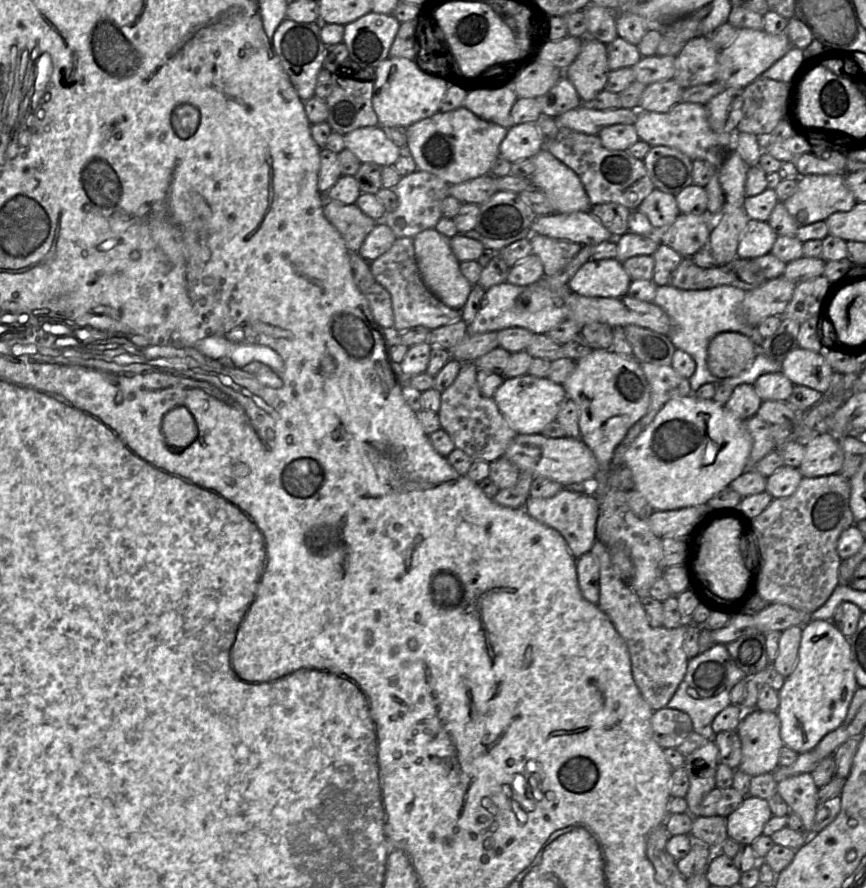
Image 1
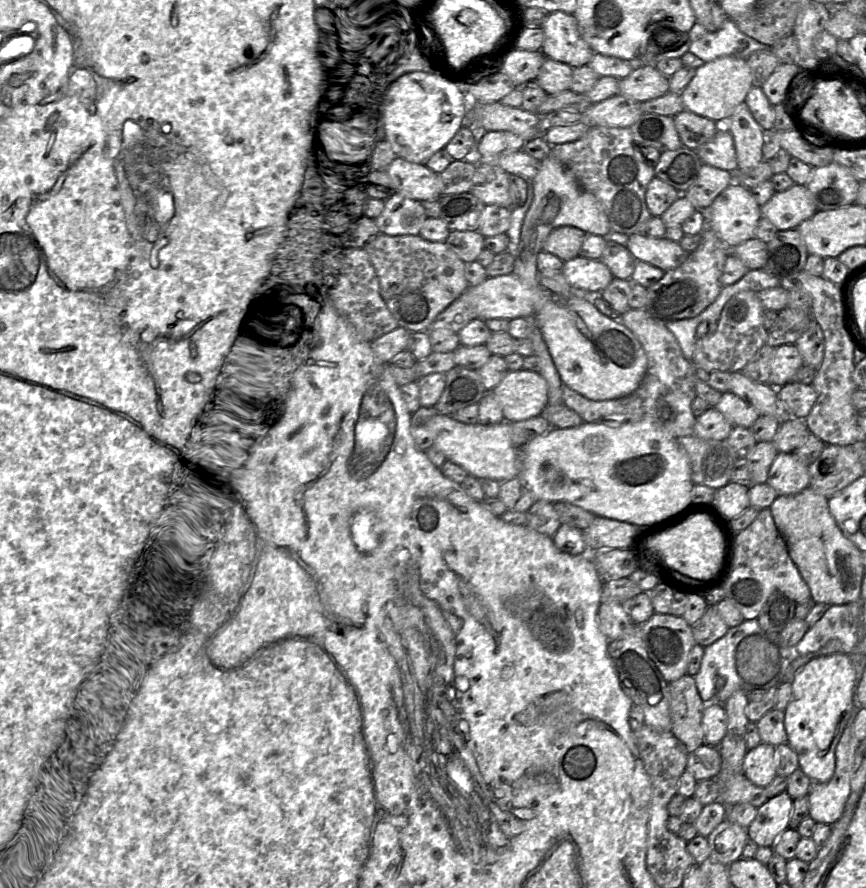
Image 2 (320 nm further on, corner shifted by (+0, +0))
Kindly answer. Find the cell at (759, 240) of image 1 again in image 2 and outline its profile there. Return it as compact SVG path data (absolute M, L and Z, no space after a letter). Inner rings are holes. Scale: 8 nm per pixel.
M737 182L727 187L704 213L706 226L728 247L754 238L762 217L760 206L750 190Z

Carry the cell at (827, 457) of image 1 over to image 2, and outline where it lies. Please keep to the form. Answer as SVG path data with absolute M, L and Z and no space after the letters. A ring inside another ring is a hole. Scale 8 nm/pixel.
M778 453L767 483L779 495L797 494L809 487L809 466L794 453Z

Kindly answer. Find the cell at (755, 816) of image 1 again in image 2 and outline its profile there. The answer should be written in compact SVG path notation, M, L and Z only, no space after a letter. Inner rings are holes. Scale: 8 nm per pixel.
M786 791L769 798L764 804L757 808L756 817L747 828L748 837L759 847L773 847L782 832L789 828L793 801Z

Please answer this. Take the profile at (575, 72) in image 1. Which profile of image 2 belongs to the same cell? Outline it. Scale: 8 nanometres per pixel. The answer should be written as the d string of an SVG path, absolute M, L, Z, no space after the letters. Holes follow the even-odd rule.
M556 11L549 13L542 25L545 57L565 63L573 69L588 65L594 51L583 39L573 14Z

